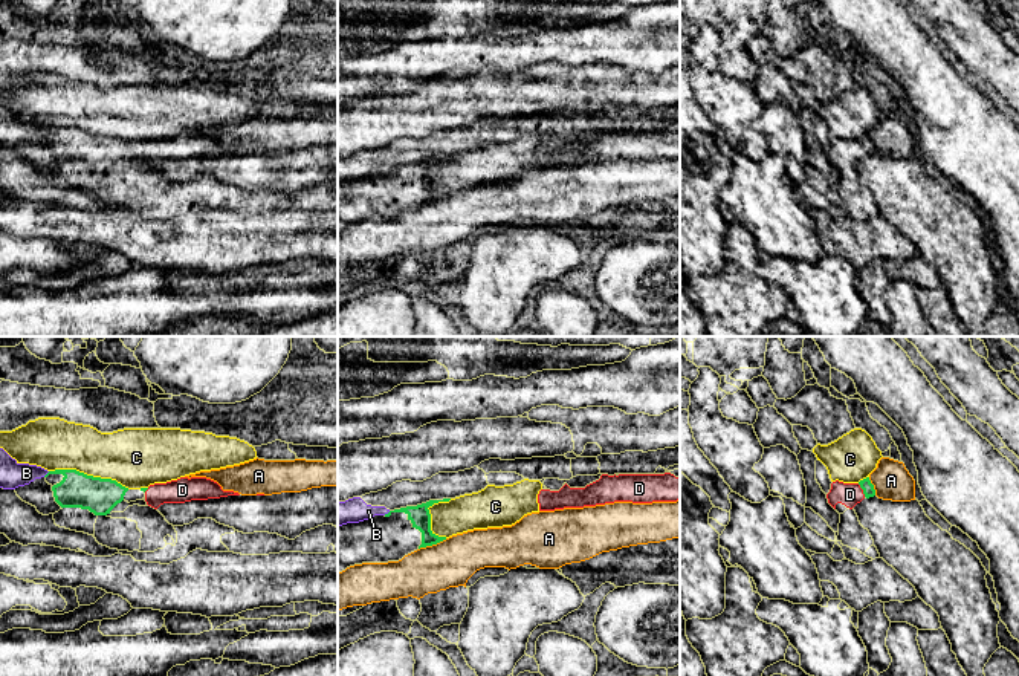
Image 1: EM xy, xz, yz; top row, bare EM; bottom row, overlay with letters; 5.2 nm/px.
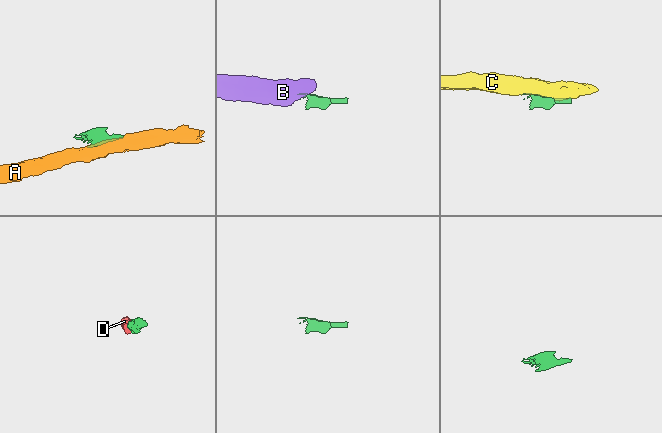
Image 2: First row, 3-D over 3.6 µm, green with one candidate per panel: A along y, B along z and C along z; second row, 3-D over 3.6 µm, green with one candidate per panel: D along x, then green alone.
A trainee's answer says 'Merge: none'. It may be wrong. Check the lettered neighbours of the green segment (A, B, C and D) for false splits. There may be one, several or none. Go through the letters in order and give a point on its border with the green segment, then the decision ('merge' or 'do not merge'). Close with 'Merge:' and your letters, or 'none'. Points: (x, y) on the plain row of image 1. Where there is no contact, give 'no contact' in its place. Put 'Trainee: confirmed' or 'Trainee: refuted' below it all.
A: xz (433, 201) | do not merge
B: xy (48, 130) | do not merge
C: xy (89, 133) | do not merge
D: yz (862, 146) | merge
Merge: D
Trainee: refuted

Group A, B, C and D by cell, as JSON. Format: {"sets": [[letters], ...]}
{"sets": [["A"], ["B"], ["C"], ["D"]]}

